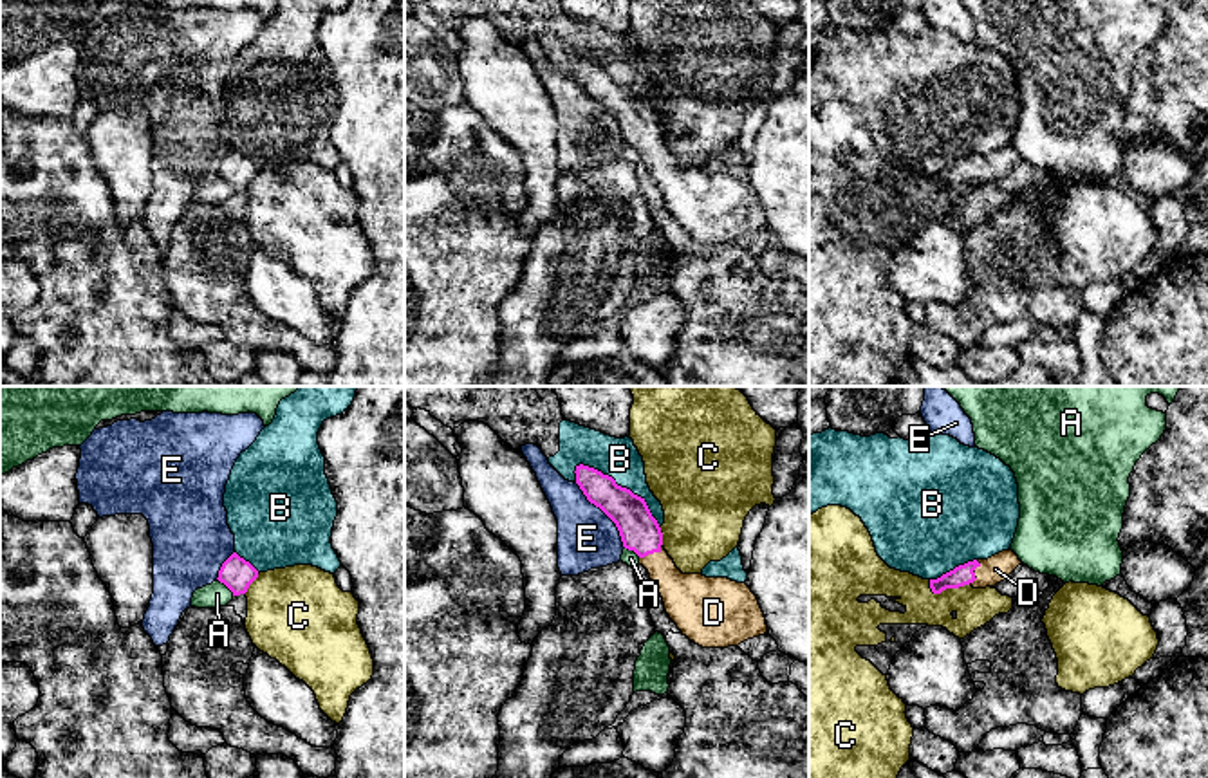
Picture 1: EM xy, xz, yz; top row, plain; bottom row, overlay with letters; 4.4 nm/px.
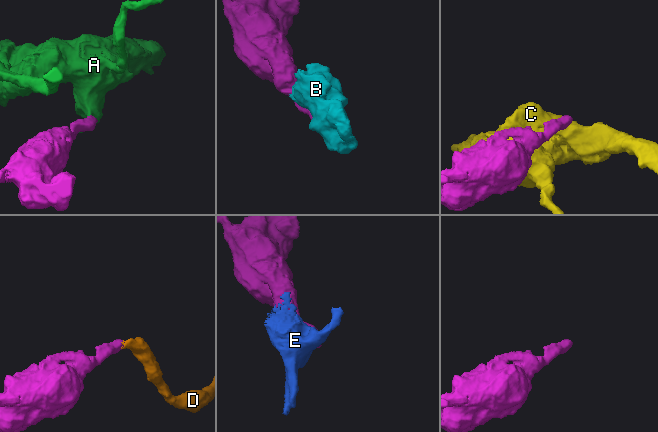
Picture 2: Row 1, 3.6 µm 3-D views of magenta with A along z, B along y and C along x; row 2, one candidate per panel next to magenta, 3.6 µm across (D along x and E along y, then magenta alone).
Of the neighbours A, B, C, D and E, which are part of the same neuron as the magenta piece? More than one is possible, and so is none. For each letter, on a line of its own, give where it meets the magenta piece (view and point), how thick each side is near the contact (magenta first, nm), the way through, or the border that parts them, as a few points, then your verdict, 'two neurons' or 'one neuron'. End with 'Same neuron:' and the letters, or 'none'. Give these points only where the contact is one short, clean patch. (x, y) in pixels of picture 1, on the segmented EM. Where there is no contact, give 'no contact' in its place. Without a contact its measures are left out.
A: contact xy (226, 585); calibres 150 and 110 nm; border xy (217, 578), (233, 594); two neurons
B: contact xz (623, 488); calibres 180 and 180 nm; two neurons
C: contact yz (945, 589); calibres 90 and 170 nm; two neurons
D: contact xz (652, 553); calibres 180 and 200 nm; way xz (640, 531), (652, 553), (663, 573), (687, 596); one neuron
E: contact xz (605, 513); calibres 180 and 280 nm; two neurons
Same neuron: D

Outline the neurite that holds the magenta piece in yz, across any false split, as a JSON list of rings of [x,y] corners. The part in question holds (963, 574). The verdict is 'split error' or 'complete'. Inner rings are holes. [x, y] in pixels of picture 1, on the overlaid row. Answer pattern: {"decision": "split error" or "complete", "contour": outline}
{"decision": "split error", "contour": [[[1002,551],[988,560],[973,560],[953,570],[943,574],[937,579],[930,579],[930,588],[934,594],[941,594],[946,588],[959,588],[971,585],[973,588],[995,587],[997,583],[1009,578],[1009,574],[1022,561],[1013,551]]]}

